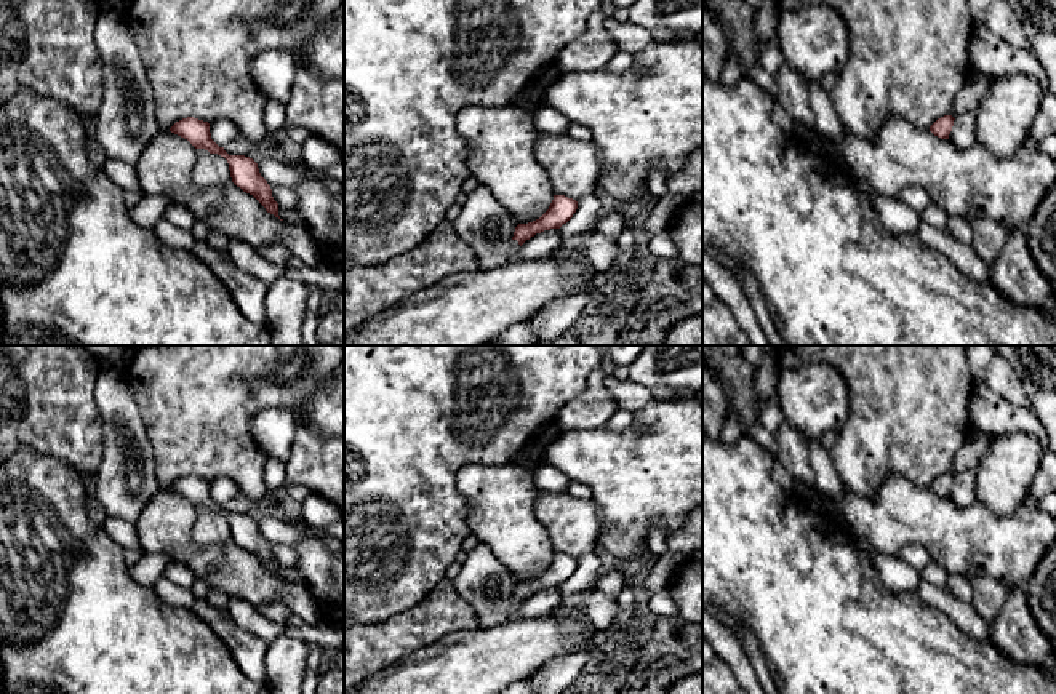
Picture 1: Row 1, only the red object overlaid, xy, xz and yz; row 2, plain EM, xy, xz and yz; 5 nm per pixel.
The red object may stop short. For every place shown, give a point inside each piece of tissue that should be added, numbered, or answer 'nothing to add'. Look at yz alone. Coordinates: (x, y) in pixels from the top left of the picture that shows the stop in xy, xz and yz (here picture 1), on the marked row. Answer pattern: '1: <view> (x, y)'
nothing to add

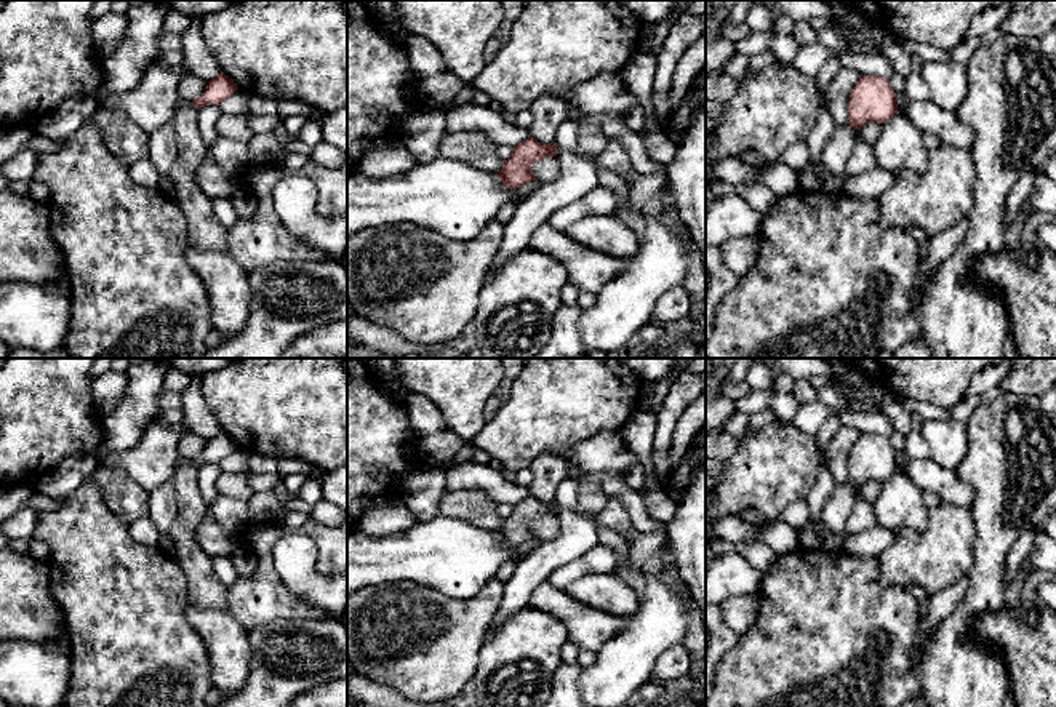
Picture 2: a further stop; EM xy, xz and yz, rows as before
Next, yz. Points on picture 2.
1: yz (839, 147)

